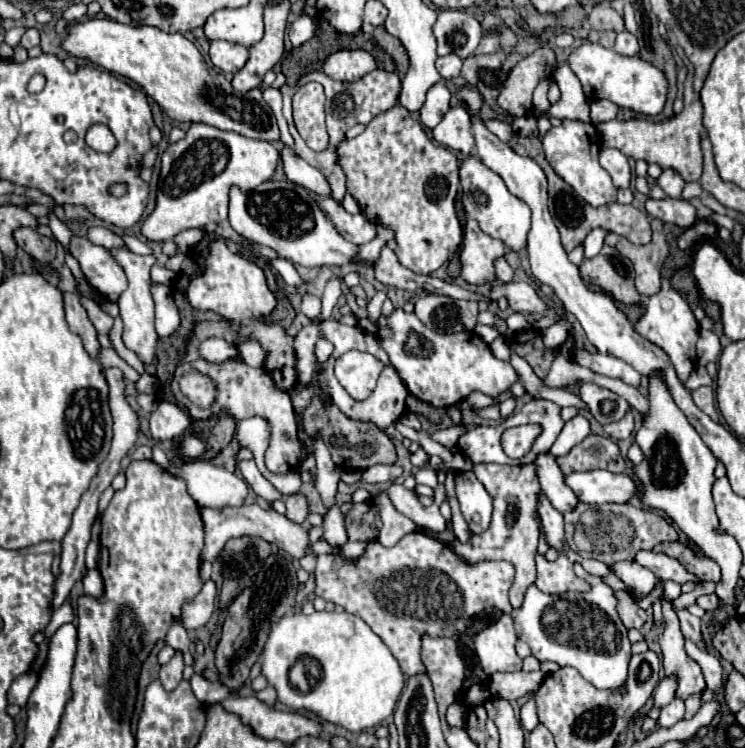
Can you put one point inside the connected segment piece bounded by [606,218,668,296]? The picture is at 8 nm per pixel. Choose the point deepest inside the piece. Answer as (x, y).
(647, 260)

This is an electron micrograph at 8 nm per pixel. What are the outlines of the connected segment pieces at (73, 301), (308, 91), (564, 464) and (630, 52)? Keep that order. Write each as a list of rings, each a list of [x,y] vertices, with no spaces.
[[[64,292],[64,312],[66,312],[66,322],[68,322],[70,330],[82,338],[86,352],[92,358],[98,358],[100,344],[96,340],[96,328],[92,326],[92,322],[88,322],[86,310],[82,308],[82,304],[78,300],[78,294]]]
[[[318,82],[304,84],[292,98],[296,128],[314,152],[328,148],[328,134],[322,118],[322,102],[324,88]]]
[[[588,436],[580,446],[574,446],[564,458],[556,458],[560,470],[564,474],[578,472],[578,470],[612,470],[612,472],[624,472],[626,470],[626,458],[620,454],[618,446],[606,438],[606,436]]]
[[[620,32],[616,36],[616,42],[614,42],[614,50],[622,56],[636,56],[638,54],[638,40],[634,34],[630,32]]]

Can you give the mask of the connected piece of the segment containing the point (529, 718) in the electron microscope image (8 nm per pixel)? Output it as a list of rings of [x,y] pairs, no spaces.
[[[530,698],[530,700],[522,706],[522,710],[520,710],[520,724],[522,724],[522,728],[524,728],[526,732],[530,732],[530,730],[538,724],[536,704],[534,704],[534,700],[532,700],[532,698]]]

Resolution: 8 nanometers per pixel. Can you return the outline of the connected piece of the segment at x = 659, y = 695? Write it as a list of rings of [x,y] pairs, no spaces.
[[[664,676],[658,684],[658,688],[654,690],[654,708],[664,708],[666,704],[670,704],[676,698],[676,686],[678,686],[678,678],[676,676]]]

